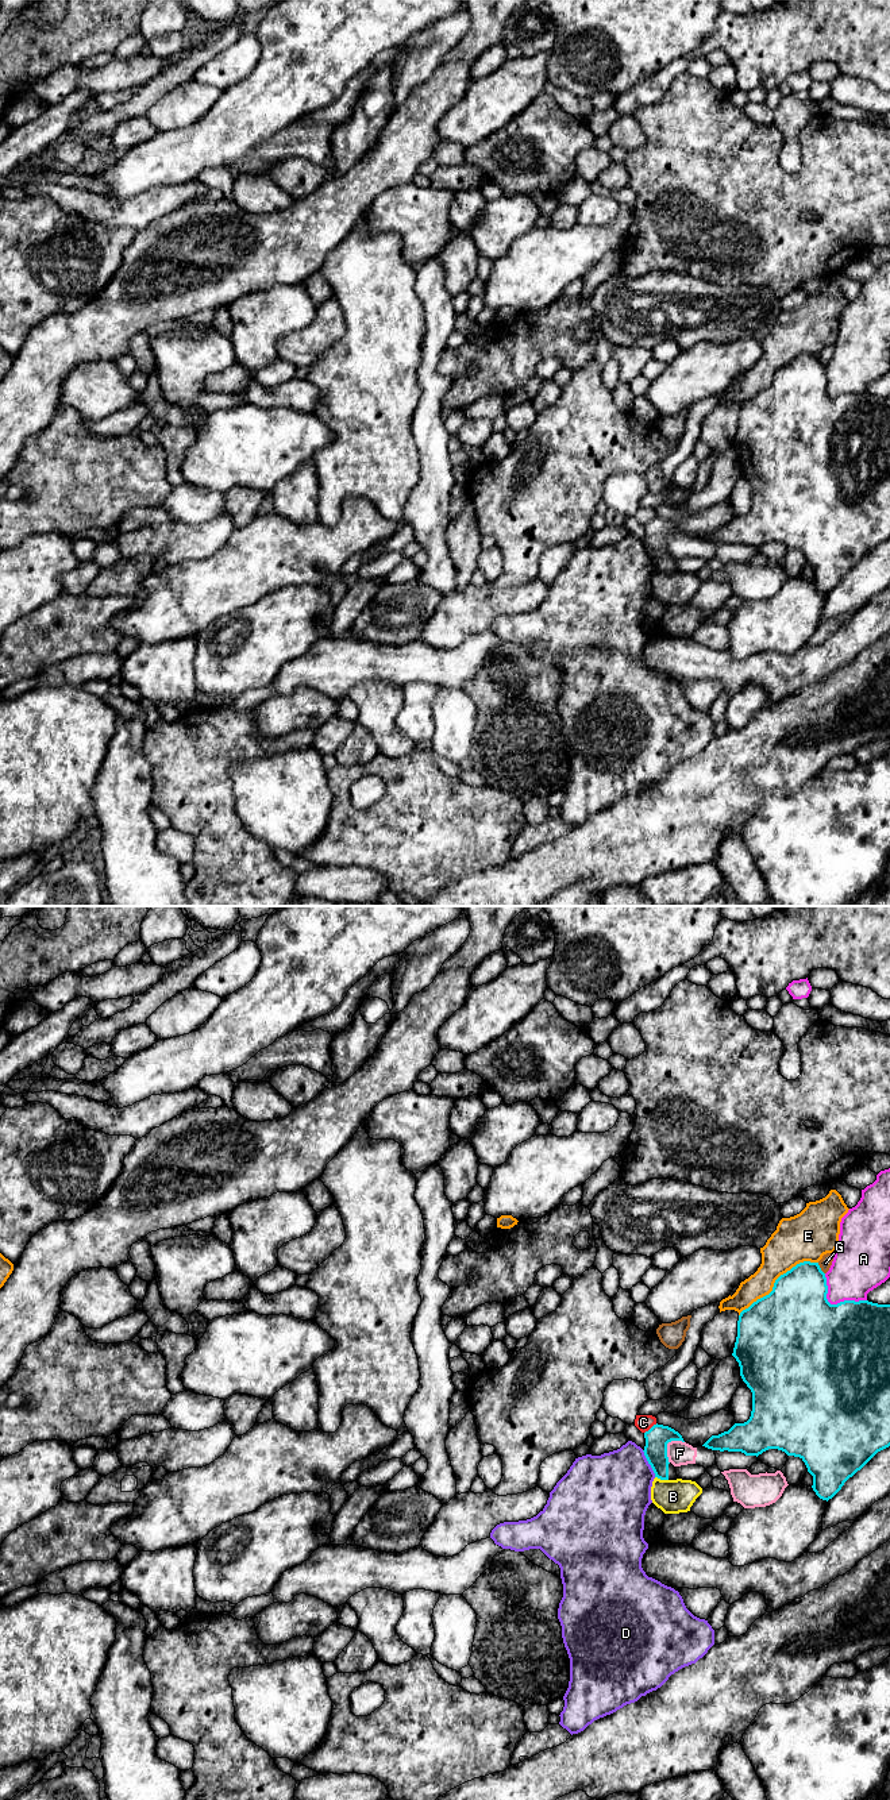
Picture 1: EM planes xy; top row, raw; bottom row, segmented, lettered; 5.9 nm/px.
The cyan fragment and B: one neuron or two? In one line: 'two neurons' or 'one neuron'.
two neurons

